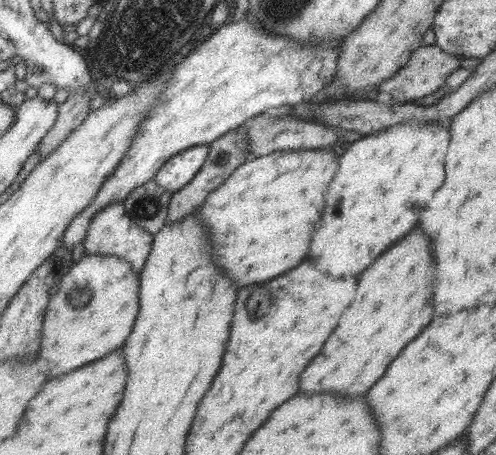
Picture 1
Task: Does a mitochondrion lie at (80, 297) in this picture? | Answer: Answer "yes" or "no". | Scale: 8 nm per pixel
yes

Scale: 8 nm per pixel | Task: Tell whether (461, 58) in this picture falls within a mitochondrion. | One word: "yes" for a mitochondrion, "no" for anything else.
no

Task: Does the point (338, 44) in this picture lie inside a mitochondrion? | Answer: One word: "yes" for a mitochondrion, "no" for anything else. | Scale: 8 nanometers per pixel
no

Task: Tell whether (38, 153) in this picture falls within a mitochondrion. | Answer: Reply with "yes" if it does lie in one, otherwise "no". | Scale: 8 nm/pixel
no

